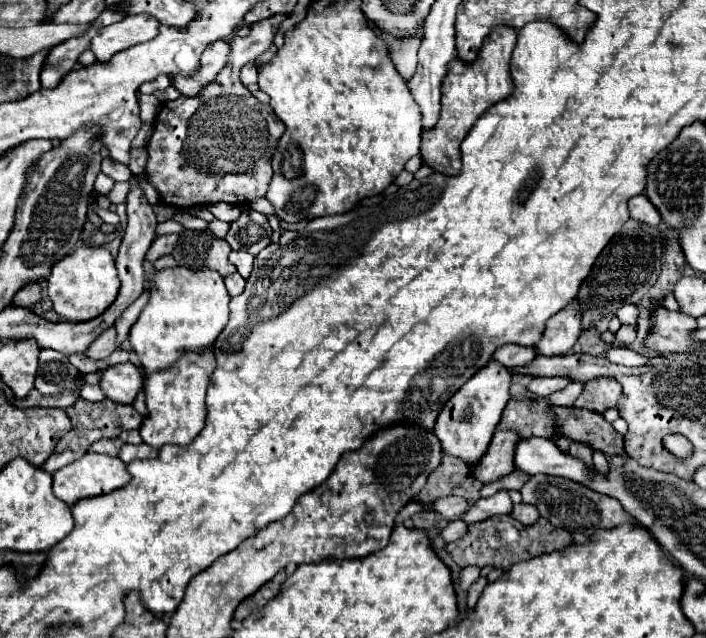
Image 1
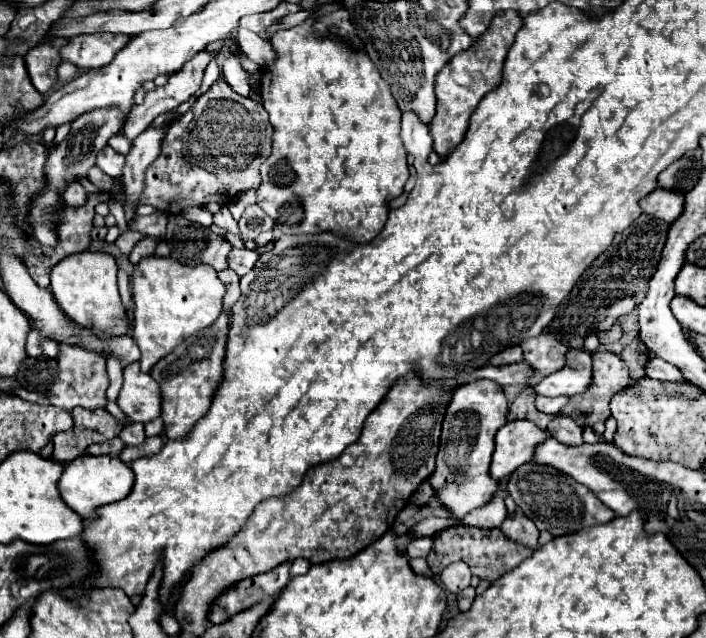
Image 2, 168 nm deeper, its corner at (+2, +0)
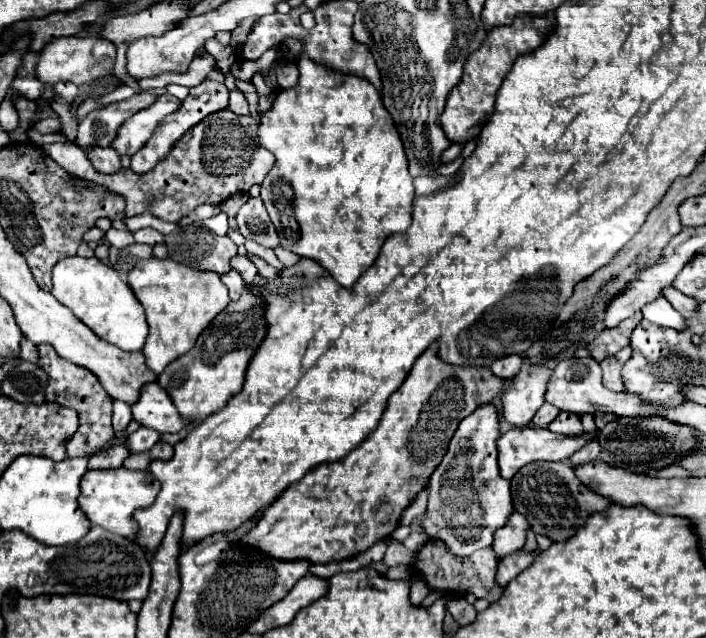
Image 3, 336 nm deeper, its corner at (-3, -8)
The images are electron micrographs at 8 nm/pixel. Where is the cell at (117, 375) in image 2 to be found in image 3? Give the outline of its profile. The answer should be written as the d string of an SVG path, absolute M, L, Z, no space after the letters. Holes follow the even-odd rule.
M115 401L113 403L113 431L115 431L115 441L117 443L123 443L127 441L127 425L131 421L131 407L127 407L125 403L119 403Z

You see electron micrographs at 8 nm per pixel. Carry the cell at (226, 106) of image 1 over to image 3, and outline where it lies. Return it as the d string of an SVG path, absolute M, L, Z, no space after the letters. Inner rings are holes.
M229 109L211 113L207 119L197 123L191 131L187 131L173 145L173 149L167 153L167 157L163 161L159 161L151 171L147 171L143 175L137 175L129 169L121 169L113 175L99 173L91 167L87 155L71 141L53 143L43 149L67 173L71 173L79 179L99 183L119 195L125 195L127 217L145 213L145 199L153 197L153 205L151 205L149 213L157 219L177 223L181 217L185 217L195 207L199 207L203 203L221 205L231 195L249 191L251 185L261 183L267 177L275 159L265 147L259 145L257 129L259 129L259 123L251 115L239 117L239 115L231 113Z

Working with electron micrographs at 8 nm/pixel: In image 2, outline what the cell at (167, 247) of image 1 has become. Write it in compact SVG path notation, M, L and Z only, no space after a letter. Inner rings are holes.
M144 237L142 241L136 243L136 247L132 249L132 253L130 253L128 259L130 259L134 265L140 263L140 259L154 255L154 249L156 249L156 245L158 245L160 241L162 241L160 237Z

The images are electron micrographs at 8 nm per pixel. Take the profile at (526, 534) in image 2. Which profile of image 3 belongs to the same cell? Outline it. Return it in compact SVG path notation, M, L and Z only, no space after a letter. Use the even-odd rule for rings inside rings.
M517 551L515 555L509 555L509 557L503 557L499 561L499 567L497 567L497 575L495 575L495 581L499 587L505 587L513 577L517 577L525 567L531 565L531 561L535 561L539 551L533 551L533 553L523 553L523 551Z

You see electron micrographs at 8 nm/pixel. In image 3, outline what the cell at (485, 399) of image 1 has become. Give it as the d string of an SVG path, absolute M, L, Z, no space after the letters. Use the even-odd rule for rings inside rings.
M489 403L473 411L459 423L449 451L429 479L429 507L421 519L421 529L427 537L445 543L451 555L467 557L477 549L493 543L493 533L501 529L513 513L509 481L499 475L497 447L499 415Z

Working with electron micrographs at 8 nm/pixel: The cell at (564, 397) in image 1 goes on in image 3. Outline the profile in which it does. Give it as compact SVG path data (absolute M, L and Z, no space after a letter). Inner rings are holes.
M543 403L543 405L539 407L539 411L537 411L537 415L533 417L533 423L535 423L537 427L549 427L549 423L551 423L557 415L559 415L559 409L557 409L557 407L553 407L551 403Z

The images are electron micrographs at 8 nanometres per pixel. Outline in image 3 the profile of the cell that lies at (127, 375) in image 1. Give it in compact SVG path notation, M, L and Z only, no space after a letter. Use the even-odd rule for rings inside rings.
M149 383L147 387L143 387L139 401L131 409L135 421L159 433L179 433L193 423L193 419L183 419L179 415L167 391L157 383Z

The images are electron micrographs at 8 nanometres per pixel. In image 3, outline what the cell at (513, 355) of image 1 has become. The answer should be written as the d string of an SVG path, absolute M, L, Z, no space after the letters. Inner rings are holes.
M507 355L507 357L503 357L503 359L497 359L497 361L491 365L491 369L493 369L493 373L495 373L499 379L509 381L509 379L513 379L513 375L519 373L521 365L523 365L523 357L519 357L519 355Z

